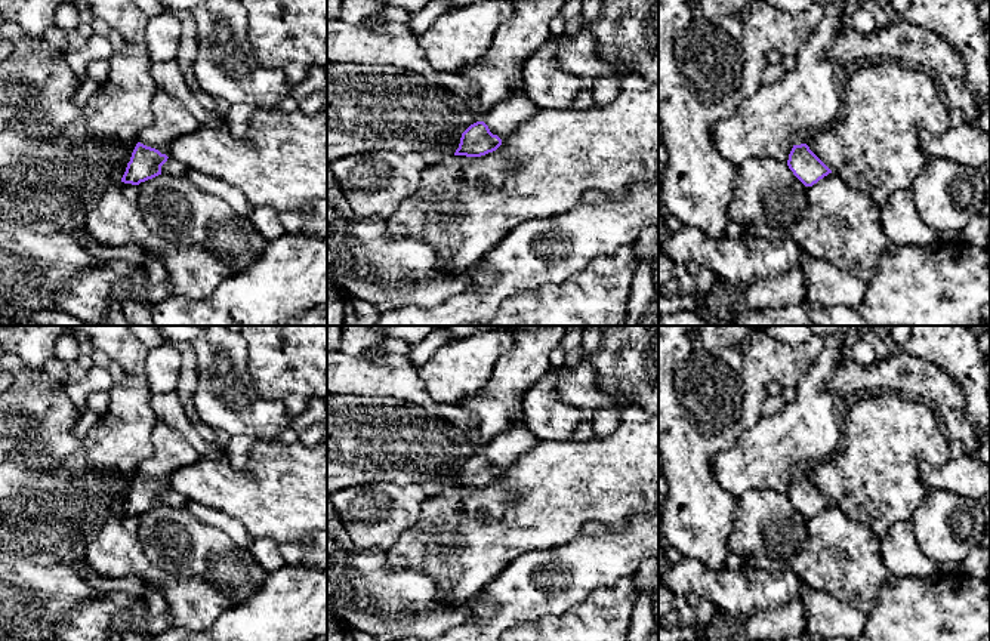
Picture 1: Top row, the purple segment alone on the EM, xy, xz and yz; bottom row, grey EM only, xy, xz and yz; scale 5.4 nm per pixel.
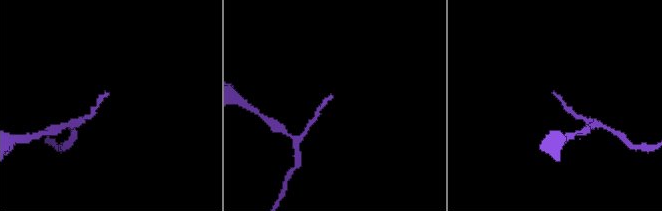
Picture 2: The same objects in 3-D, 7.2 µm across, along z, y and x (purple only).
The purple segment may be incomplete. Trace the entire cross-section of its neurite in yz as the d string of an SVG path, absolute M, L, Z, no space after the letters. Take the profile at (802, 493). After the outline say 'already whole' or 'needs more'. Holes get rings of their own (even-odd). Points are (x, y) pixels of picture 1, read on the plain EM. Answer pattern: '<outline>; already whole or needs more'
M799 465L793 469L787 497L805 518L812 518L832 502L809 481L807 474L807 465Z; needs more

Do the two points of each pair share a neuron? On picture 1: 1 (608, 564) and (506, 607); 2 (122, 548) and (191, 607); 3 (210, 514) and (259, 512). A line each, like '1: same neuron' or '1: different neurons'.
1: same neuron
2: same neuron
3: different neurons

